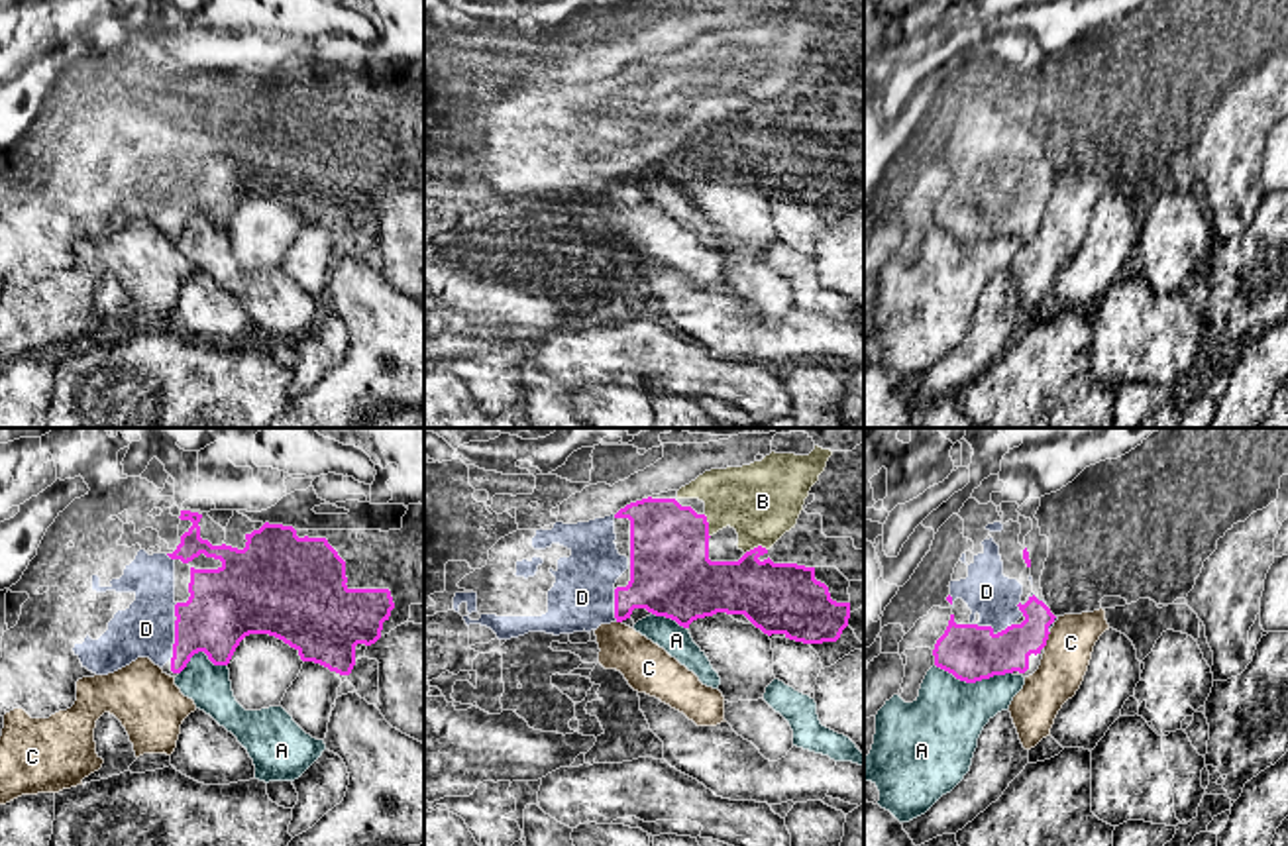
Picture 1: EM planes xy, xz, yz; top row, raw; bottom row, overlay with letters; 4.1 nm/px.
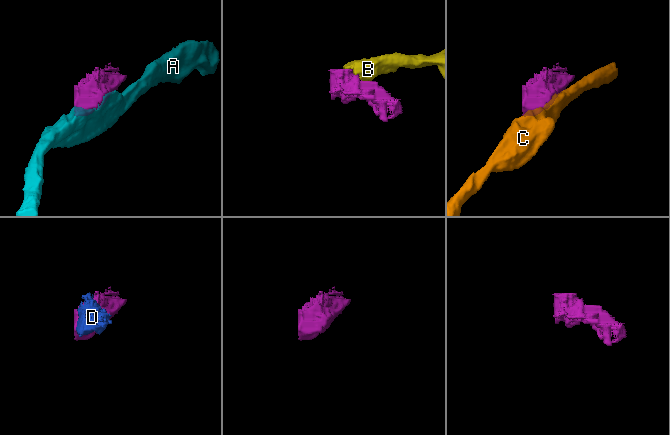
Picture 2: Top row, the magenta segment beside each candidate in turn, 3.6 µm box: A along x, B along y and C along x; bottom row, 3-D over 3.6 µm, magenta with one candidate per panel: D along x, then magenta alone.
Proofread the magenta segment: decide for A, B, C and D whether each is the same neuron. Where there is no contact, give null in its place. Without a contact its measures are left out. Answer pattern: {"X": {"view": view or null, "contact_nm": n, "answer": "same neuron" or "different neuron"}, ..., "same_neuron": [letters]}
{"A": {"view": "yz", "contact_nm": 320, "answer": "different neuron"}, "B": {"view": "xz", "contact_nm": 100, "answer": "same neuron"}, "C": {"view": "yz", "contact_nm": 70, "answer": "different neuron"}, "D": {"view": "yz", "contact_nm": 190, "answer": "same neuron"}, "same_neuron": ["B", "D"]}

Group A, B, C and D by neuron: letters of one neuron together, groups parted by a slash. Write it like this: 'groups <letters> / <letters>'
groups A / B D / C

